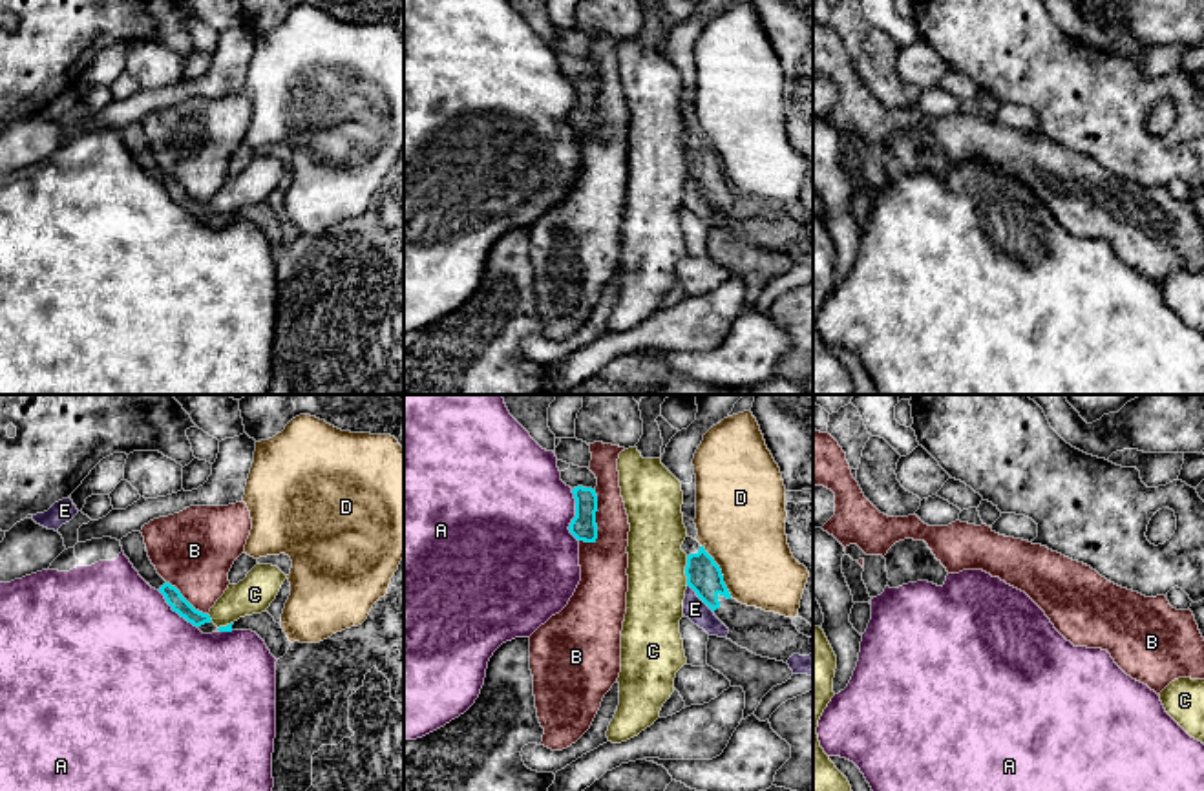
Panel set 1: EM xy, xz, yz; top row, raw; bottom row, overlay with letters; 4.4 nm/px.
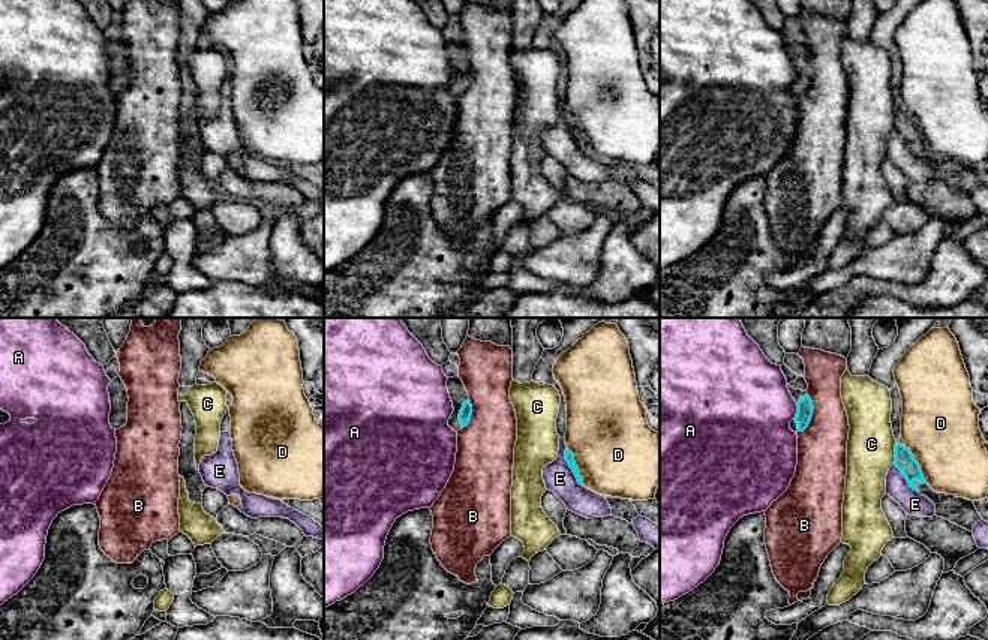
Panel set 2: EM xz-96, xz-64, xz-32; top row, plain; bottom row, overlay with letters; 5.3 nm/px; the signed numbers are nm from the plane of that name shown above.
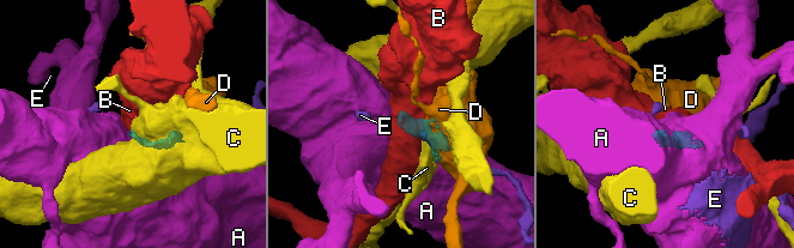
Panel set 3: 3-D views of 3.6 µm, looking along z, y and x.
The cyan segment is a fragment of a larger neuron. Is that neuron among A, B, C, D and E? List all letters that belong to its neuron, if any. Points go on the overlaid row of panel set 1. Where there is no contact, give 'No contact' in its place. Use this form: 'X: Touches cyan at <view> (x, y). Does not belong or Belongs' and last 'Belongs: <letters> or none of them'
A: Touches cyan at xz (576, 516). Does not belong
B: Touches cyan at xz (594, 519). Does not belong
C: Touches cyan at xz (686, 570). Does not belong
D: Touches cyan at xz (720, 570). Does not belong
E: Touches cyan at xz (700, 598). Does not belong
Belongs: none of them

